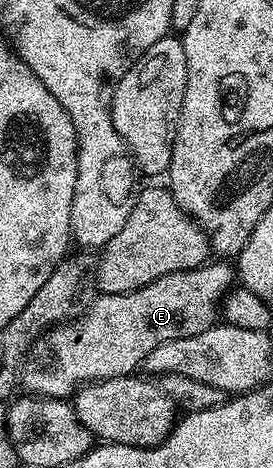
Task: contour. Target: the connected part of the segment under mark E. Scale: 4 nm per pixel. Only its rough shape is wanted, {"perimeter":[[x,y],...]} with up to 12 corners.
{"perimeter":[[226,261],[100,293],[52,326],[21,386],[70,399],[216,325]]}

